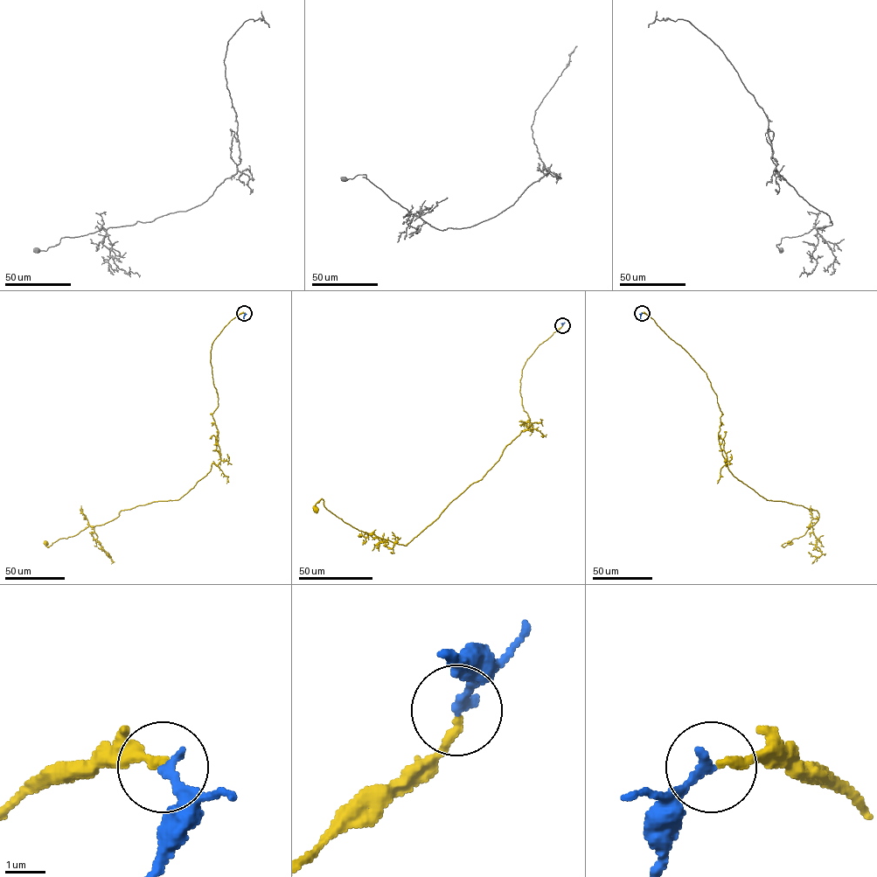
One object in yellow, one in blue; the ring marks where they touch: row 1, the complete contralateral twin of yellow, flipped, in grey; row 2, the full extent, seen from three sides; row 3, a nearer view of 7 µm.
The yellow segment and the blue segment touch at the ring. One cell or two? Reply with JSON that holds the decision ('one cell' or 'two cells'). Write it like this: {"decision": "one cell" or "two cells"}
{"decision": "one cell"}

